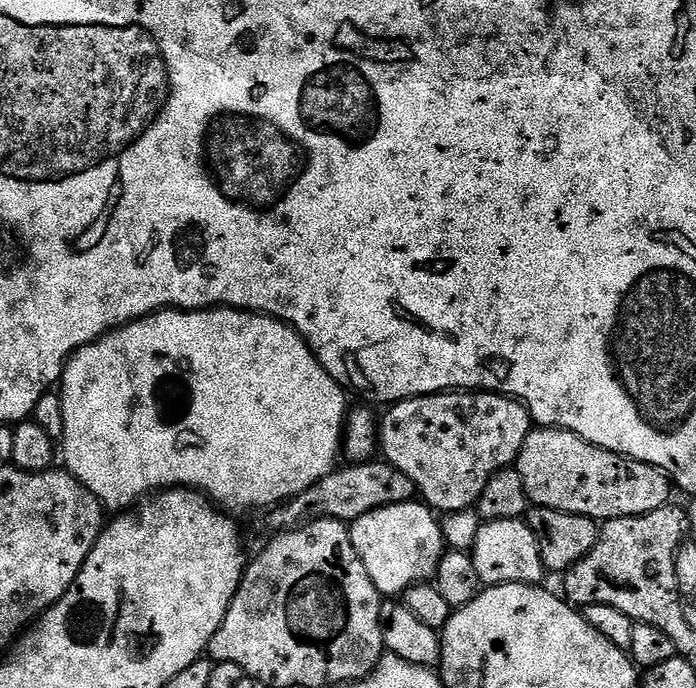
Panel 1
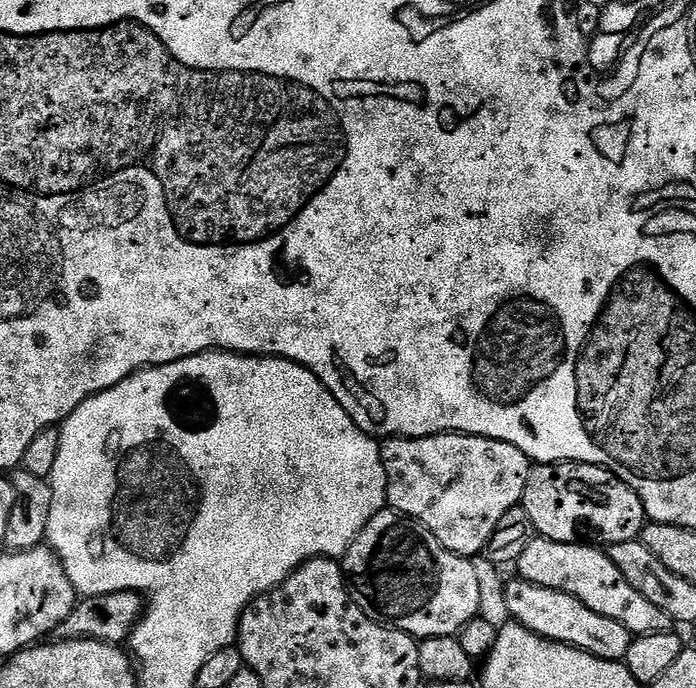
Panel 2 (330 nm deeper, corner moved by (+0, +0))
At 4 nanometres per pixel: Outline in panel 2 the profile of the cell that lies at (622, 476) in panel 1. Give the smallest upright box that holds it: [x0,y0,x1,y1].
[522,464,646,546]

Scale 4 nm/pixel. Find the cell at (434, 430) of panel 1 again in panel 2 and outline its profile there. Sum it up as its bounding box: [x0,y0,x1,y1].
[382,434,530,558]

